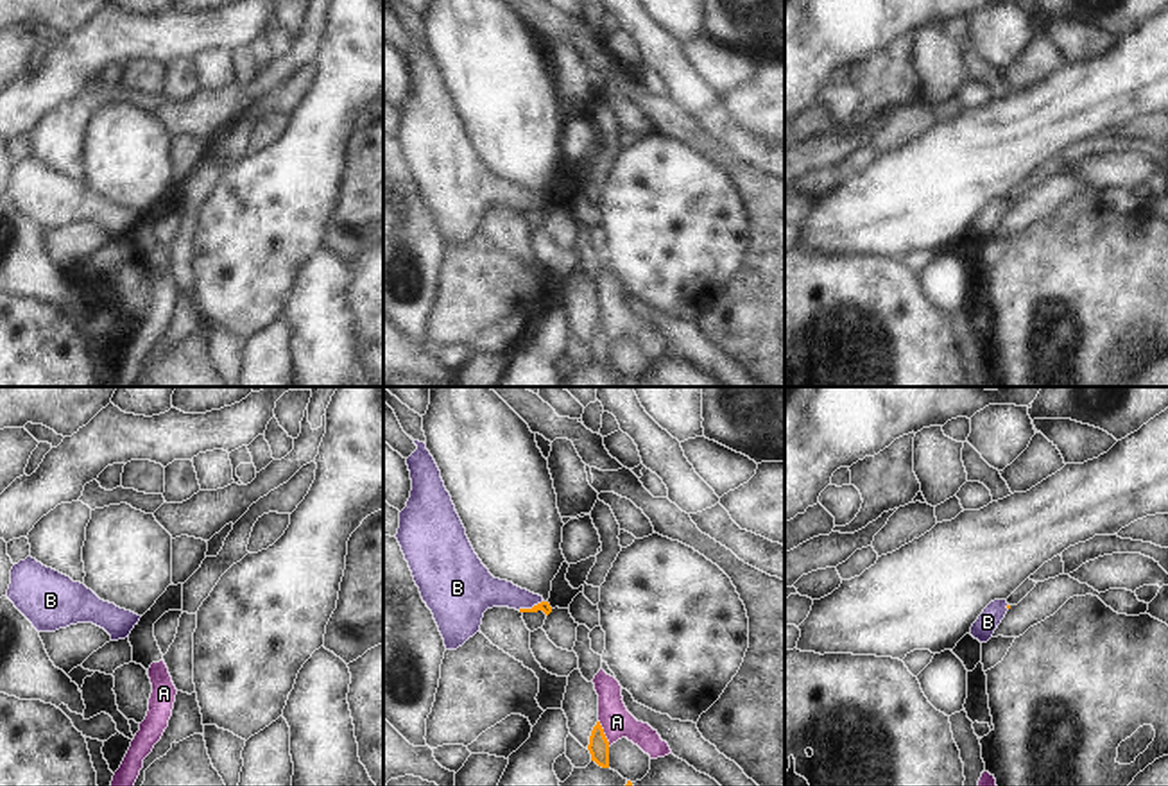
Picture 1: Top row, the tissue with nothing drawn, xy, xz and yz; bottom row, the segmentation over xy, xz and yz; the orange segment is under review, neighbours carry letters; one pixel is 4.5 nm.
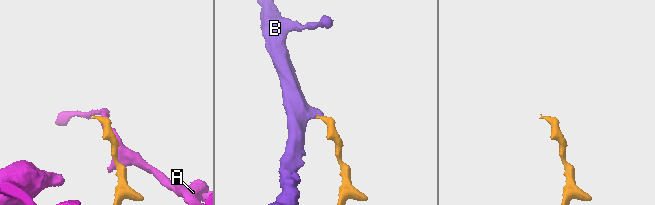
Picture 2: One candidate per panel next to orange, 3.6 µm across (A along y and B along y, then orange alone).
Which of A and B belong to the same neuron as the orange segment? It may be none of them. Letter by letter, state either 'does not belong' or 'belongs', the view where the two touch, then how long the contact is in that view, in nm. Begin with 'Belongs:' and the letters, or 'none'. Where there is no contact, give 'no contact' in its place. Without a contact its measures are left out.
Belongs: B
A: does not belong | xz | 130 nm
B: belongs | xz | 130 nm

